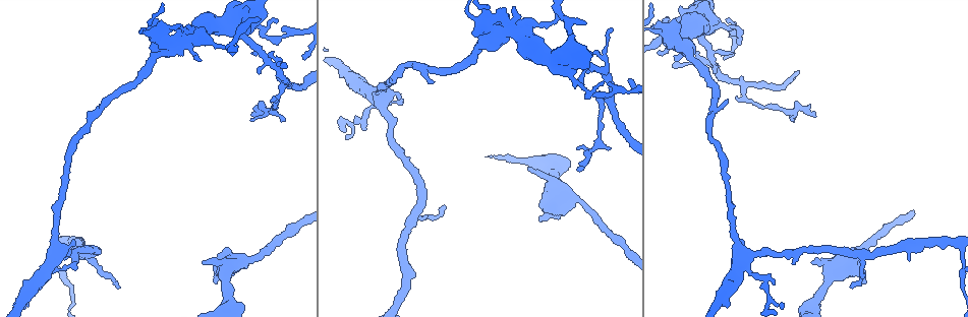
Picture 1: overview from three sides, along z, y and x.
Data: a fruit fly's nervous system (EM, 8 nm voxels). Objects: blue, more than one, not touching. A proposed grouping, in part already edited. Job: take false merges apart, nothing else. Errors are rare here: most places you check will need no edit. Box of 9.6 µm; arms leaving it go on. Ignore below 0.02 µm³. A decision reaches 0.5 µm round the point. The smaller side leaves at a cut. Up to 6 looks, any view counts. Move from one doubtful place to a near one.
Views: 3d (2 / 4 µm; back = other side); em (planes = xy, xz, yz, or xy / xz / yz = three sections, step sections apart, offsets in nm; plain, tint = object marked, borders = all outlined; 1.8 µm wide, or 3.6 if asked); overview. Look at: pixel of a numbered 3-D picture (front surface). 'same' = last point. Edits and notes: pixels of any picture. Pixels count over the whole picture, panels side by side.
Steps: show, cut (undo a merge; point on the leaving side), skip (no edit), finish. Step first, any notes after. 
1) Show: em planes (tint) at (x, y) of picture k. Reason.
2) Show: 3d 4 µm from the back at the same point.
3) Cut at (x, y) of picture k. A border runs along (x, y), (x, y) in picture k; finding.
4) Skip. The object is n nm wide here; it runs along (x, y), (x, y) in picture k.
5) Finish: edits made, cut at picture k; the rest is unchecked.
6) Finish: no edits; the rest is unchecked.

Show: em planes (plain) at (245, 35) of picture 1. Calibre changes.

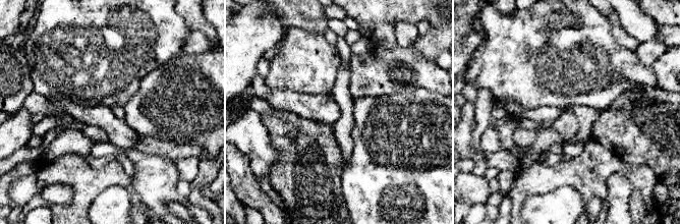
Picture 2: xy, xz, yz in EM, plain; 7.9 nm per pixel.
Show: em planes (tint) at the same point. With the object marked.

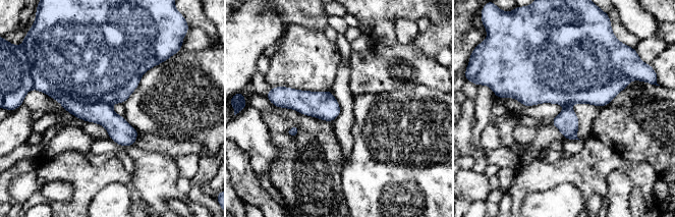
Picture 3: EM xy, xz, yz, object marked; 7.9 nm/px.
Cut at (91, 71) of picture 3. A border runs along (50, 95), (110, 105) in picture 3; two neurons meet here.

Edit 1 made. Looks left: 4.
Show: 3d 2 µm at (606, 100) of picture 1. Side arm on a straight run.

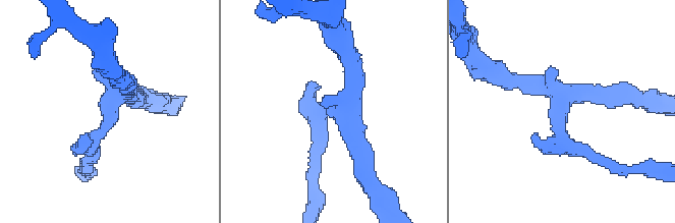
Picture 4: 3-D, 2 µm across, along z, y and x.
Show: em planes (tint) at (113, 94) of picture 4. 3 arms meet here; need the tissue.

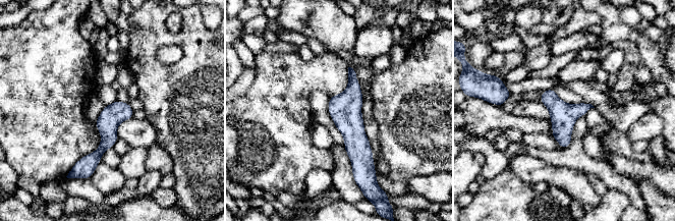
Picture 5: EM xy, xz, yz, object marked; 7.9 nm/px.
Skip. It runs along (350, 70), (356, 144), (354, 171) in picture 5; all the same neuron.

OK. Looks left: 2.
Show: 3d 4 µm at (192, 38) of picture 1. Two arms at a narrow angle.

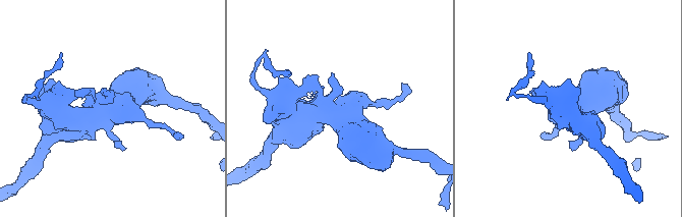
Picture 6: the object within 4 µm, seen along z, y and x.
Show: em 3.6 µm planes (tint) at (109, 110) of picture 6.

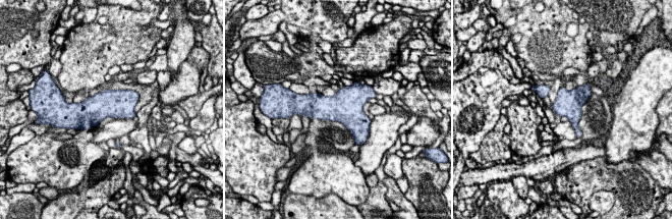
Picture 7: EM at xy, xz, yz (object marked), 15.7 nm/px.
Skip. One neuron here.

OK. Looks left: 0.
Finish: edits made, cut at picture 3; the rest is unchecked.

